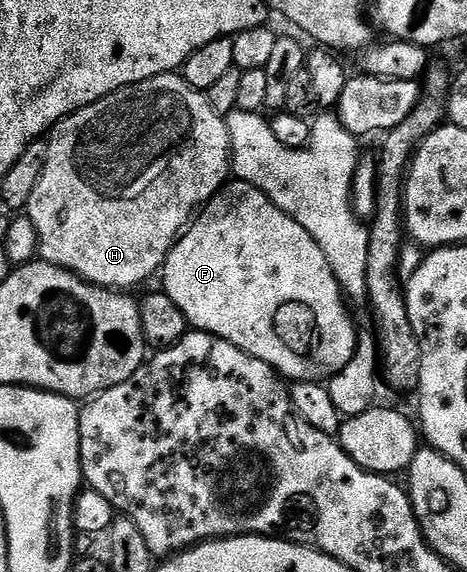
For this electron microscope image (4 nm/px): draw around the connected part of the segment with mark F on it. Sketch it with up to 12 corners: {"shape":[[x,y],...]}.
{"shape":[[228,181],[161,267],[188,327],[284,379],[355,343],[317,240]]}

